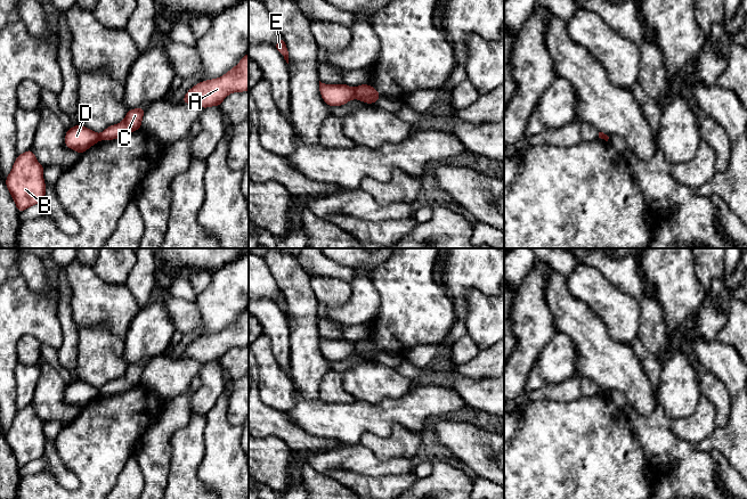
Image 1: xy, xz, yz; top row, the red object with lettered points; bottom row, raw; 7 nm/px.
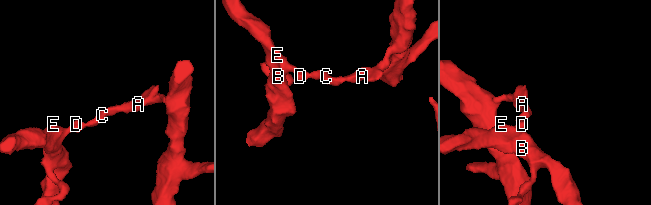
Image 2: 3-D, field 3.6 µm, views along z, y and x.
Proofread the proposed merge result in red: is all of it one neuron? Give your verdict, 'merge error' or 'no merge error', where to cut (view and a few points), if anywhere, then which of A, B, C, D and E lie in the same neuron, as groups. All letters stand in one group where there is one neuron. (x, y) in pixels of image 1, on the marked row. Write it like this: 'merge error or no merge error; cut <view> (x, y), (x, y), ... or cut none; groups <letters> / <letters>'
merge error; cut xz (354, 89), (356, 96); groups A C / B D E

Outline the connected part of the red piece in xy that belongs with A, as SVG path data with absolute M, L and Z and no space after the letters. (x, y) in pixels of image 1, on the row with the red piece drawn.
M249 52L225 75L194 85L181 103L202 108L220 106L229 93L242 91L249 91Z

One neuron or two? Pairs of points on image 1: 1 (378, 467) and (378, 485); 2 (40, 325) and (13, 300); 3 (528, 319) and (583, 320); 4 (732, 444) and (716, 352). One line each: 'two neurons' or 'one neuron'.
1: two neurons
2: one neuron
3: two neurons
4: one neuron

